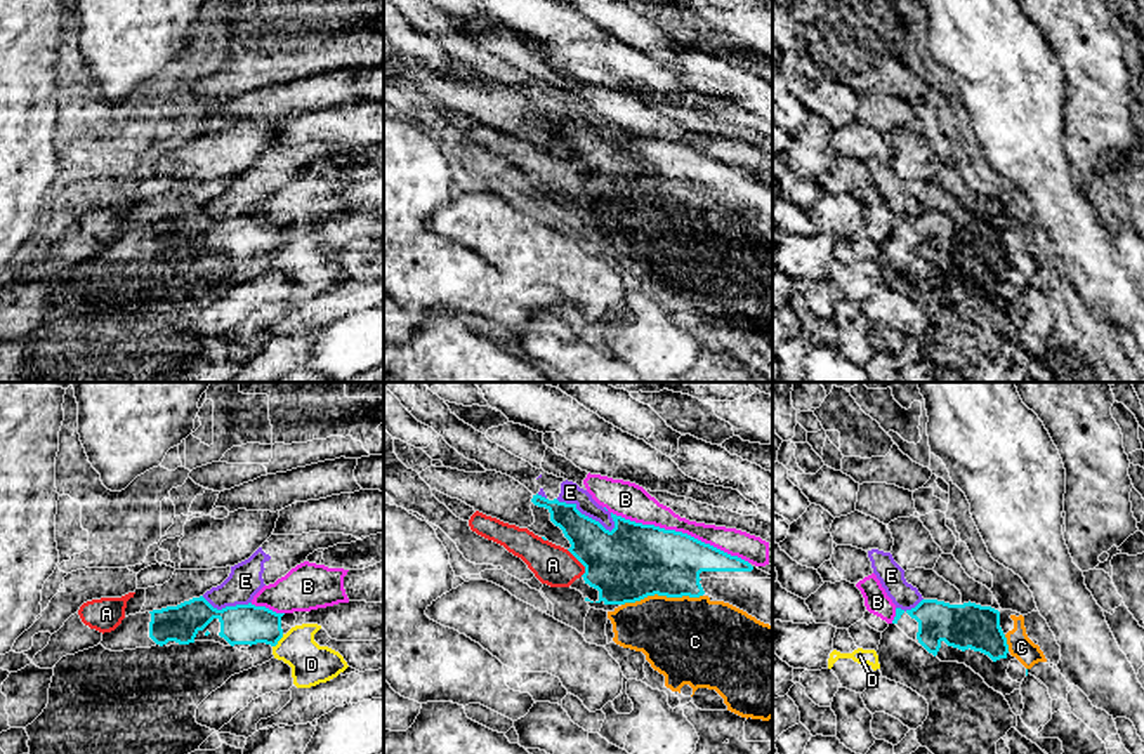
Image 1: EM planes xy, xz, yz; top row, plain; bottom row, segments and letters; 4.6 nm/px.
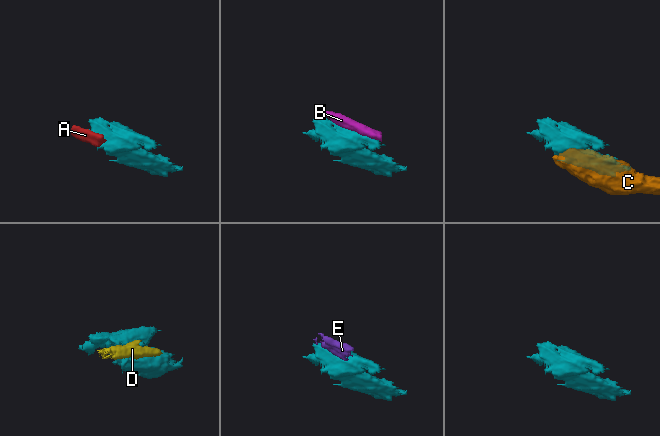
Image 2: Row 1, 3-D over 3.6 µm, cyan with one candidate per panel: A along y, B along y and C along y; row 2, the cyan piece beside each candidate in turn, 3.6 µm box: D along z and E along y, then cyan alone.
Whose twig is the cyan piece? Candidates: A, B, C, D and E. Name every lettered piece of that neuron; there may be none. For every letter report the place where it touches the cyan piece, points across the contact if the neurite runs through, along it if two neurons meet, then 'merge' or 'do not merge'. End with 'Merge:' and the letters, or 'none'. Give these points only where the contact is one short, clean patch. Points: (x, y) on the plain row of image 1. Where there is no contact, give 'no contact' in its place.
A: meets cyan in xz at (580, 172); border along xz (566, 160), (584, 178), (582, 186); do not merge
B: meets cyan in xz at (681, 143); do not merge
C: meets cyan in xz at (662, 205); do not merge
D: meets cyan in xy at (278, 251); border along xy (283, 245), (273, 257); do not merge
E: meets cyan in xz at (584, 125); do not merge
Merge: none

